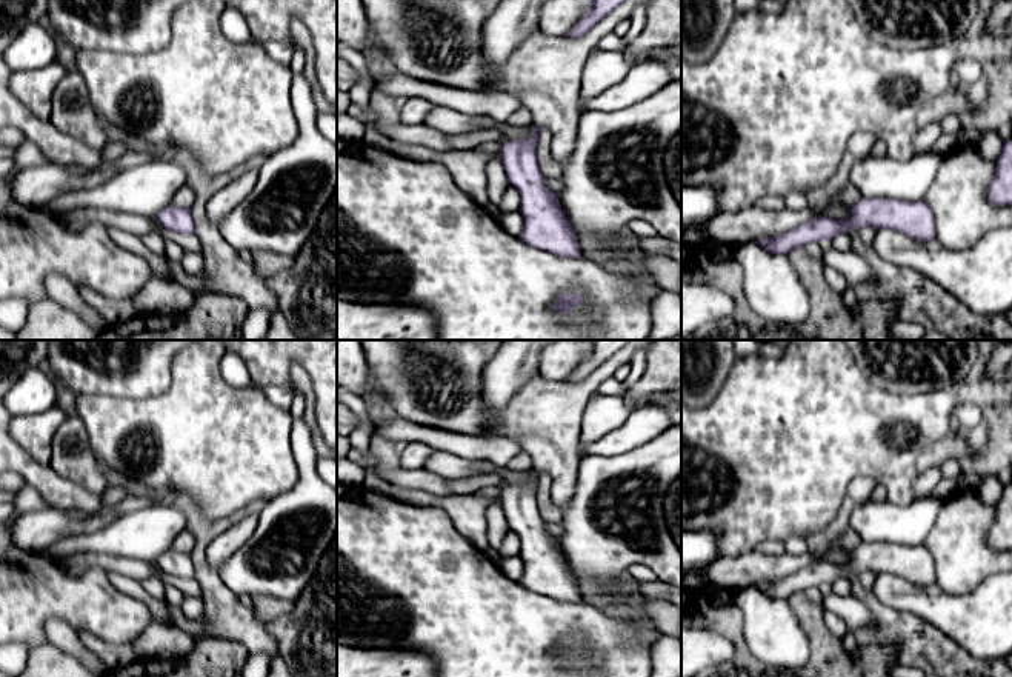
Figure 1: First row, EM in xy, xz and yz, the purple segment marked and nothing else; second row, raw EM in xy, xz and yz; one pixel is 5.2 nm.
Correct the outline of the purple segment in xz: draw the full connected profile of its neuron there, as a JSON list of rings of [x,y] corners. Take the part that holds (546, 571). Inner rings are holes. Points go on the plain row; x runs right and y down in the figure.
[[[531,469],[534,480],[528,485],[504,486],[500,503],[503,505],[508,528],[520,537],[520,557],[524,563],[523,575],[518,580],[528,589],[543,594],[563,603],[581,603],[577,580],[566,562],[564,554],[554,535],[546,531],[546,522],[538,512],[537,486],[541,472]]]

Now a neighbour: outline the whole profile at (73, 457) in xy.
[[[77,414],[68,415],[55,431],[49,466],[94,494],[103,494],[108,488],[105,468],[98,463],[86,426]]]

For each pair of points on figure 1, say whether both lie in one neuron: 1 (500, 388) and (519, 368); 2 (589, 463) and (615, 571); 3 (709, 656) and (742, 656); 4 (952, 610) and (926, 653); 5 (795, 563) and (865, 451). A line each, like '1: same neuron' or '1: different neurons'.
1: same neuron
2: same neuron
3: different neurons
4: different neurons
5: different neurons

